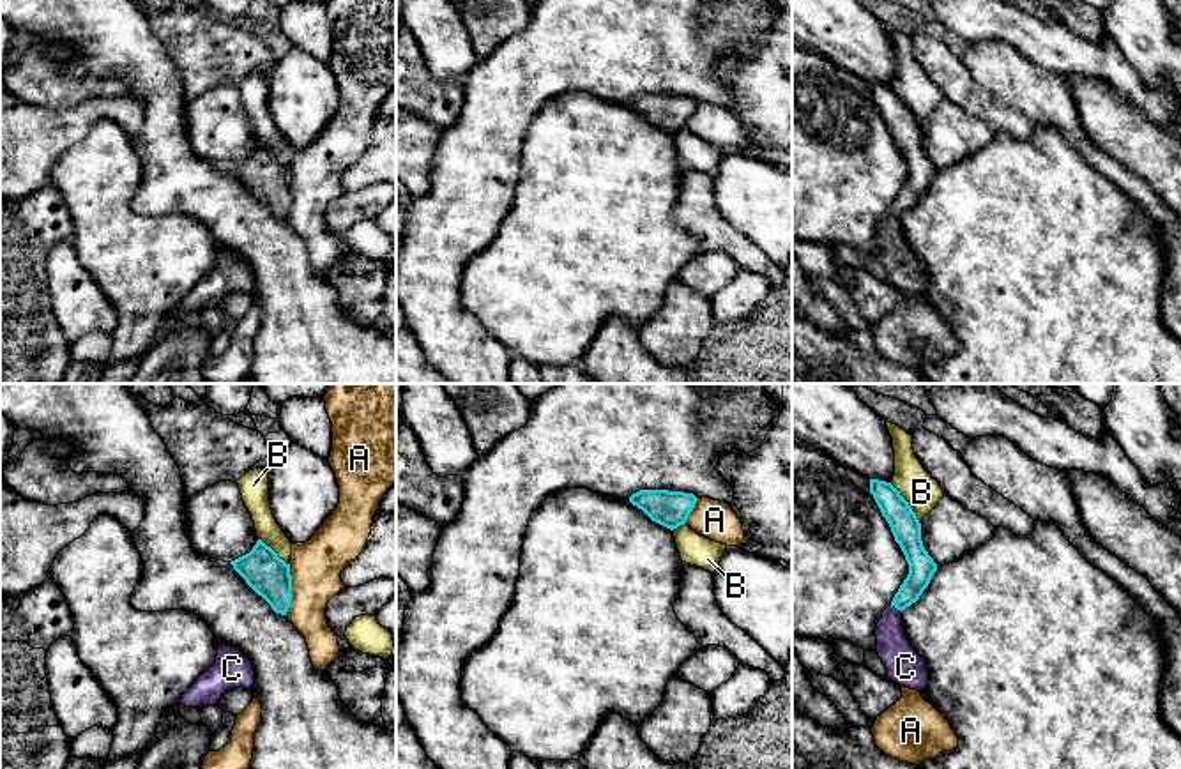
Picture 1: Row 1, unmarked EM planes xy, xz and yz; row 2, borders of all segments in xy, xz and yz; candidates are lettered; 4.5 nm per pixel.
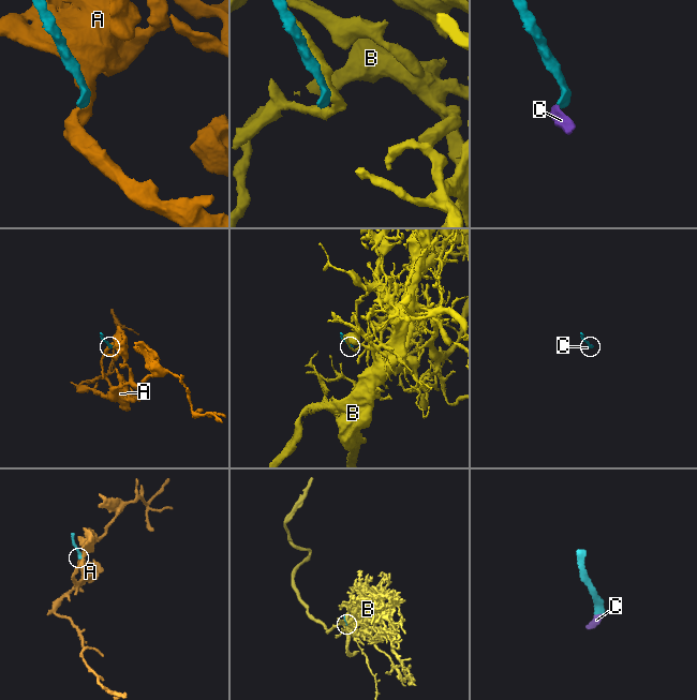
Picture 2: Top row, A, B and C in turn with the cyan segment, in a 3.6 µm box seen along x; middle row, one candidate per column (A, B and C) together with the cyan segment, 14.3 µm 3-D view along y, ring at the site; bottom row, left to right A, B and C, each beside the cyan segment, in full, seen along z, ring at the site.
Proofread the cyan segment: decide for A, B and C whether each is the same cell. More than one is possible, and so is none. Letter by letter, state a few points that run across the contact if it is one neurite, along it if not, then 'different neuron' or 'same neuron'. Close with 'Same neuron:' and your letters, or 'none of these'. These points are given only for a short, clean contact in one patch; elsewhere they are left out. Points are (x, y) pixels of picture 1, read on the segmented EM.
A: xy (290, 564), (292, 601), (285, 614) | different neuron
B: different neuron
C: yz (921, 566), (918, 580), (895, 607), (893, 647) | same neuron
Same neuron: C

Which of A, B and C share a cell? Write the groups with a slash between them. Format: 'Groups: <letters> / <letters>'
Groups: A / B / C

